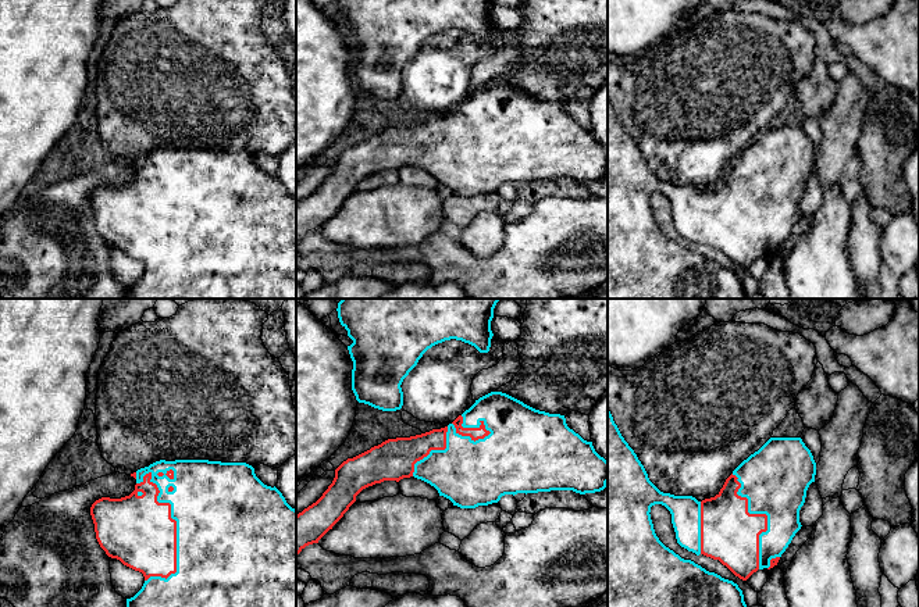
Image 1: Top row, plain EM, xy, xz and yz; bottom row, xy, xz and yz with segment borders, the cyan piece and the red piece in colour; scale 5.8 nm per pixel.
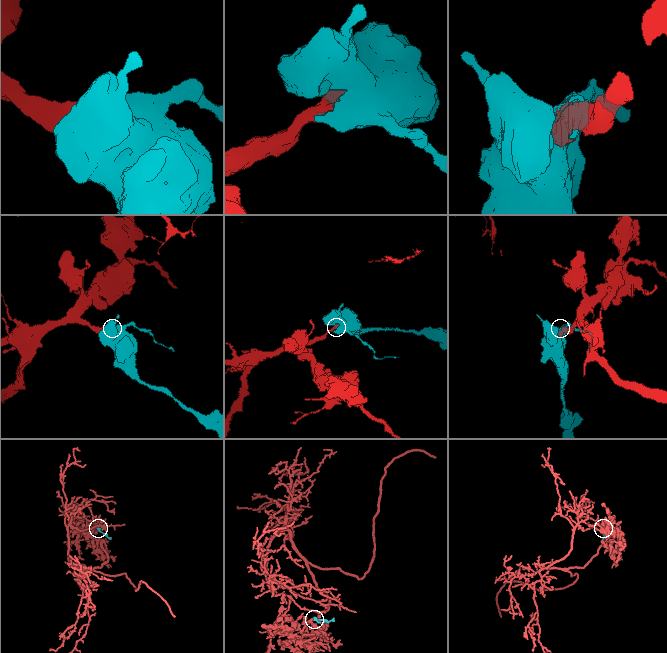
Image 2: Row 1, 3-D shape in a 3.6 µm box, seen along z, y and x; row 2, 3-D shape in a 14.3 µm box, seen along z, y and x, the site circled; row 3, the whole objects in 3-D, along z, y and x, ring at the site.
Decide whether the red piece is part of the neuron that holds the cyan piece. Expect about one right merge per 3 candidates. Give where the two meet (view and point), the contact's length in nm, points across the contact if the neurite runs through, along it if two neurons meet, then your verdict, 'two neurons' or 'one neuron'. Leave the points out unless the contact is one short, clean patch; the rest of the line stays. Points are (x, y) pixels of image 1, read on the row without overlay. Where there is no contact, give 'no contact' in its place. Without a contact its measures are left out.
meets cyan in xy at (177, 221); contact 650 nm long; one neuron

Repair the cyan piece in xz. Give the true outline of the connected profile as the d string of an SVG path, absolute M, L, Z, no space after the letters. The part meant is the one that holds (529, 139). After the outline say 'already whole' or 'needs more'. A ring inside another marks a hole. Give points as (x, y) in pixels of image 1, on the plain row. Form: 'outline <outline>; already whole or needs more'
outline M491 81L441 118L410 125L388 128L370 139L343 150L335 158L335 167L323 185L296 204L296 244L318 229L343 206L366 176L384 169L399 171L414 165L434 175L439 185L449 188L460 197L475 197L498 192L505 183L573 179L580 183L601 181L608 172L608 150L601 146L592 131L584 129L570 118L564 104L535 99L523 90L502 82Z; needs more

